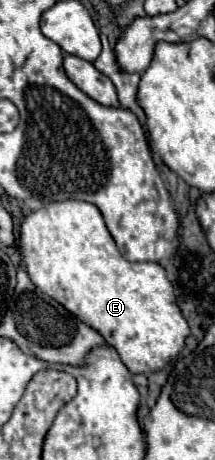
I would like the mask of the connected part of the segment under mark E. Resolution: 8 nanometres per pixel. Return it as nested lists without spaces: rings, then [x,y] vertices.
[[[56,201],[48,203],[38,211],[32,211],[22,217],[18,253],[22,265],[30,275],[30,281],[56,299],[64,309],[68,309],[76,319],[98,331],[108,345],[112,345],[122,363],[130,373],[148,373],[162,369],[174,355],[184,347],[184,339],[190,333],[190,327],[182,313],[178,311],[172,283],[166,277],[166,271],[158,263],[130,263],[126,261],[112,235],[108,233],[102,213],[96,205],[86,201]]]

